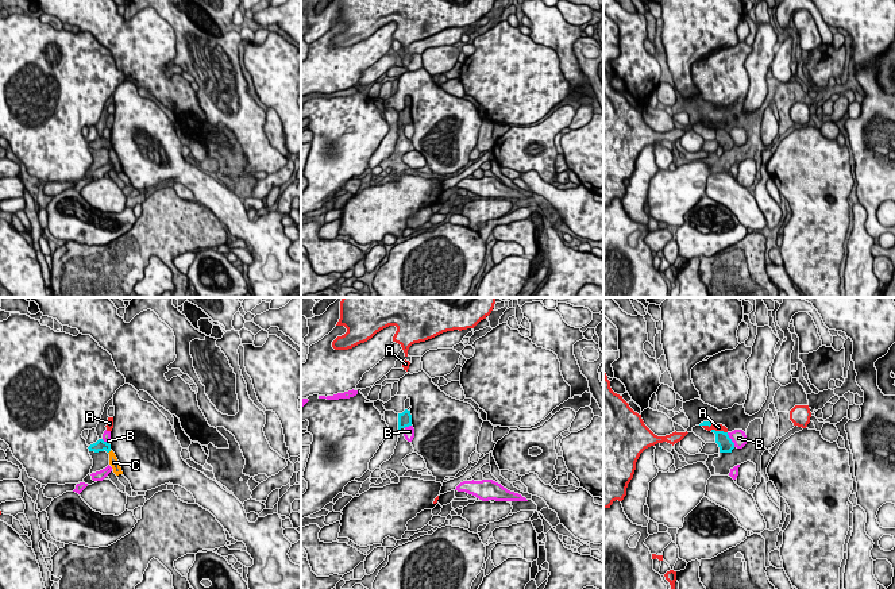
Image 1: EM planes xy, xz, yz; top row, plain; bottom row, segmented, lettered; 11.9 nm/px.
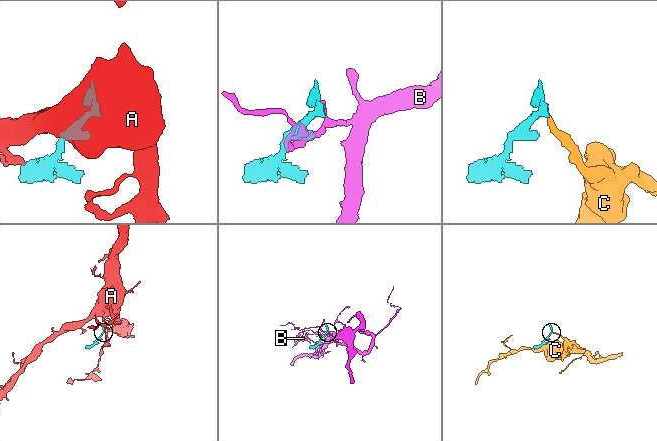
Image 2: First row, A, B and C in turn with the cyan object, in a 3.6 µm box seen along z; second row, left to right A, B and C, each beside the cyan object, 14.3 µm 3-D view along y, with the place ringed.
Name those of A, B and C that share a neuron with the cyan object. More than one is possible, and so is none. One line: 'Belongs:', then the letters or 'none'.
Belongs: none

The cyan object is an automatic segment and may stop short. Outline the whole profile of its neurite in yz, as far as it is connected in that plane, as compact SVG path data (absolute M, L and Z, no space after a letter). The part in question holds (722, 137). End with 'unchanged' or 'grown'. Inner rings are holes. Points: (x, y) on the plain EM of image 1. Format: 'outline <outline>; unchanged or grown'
outline M711 127L715 131L715 140L720 145L720 150L732 150L734 140L729 135L728 130Z; unchanged

